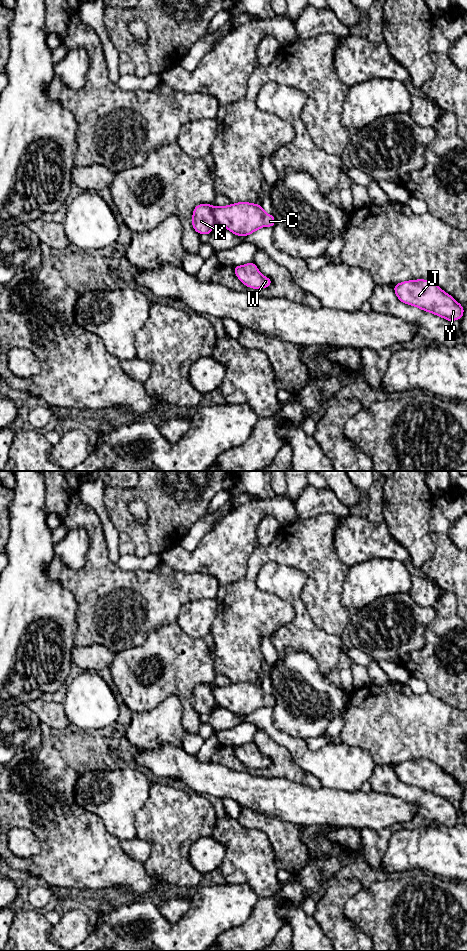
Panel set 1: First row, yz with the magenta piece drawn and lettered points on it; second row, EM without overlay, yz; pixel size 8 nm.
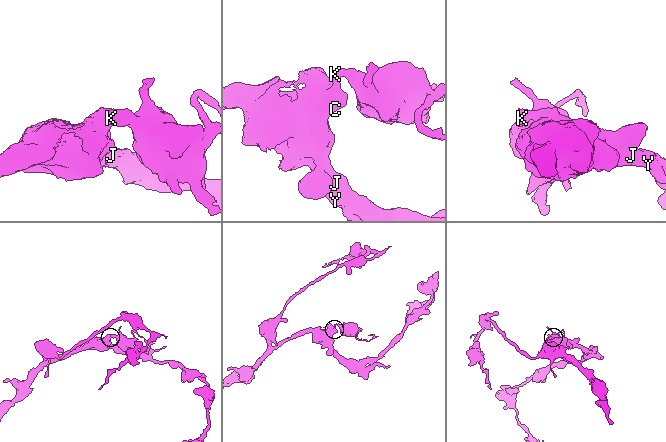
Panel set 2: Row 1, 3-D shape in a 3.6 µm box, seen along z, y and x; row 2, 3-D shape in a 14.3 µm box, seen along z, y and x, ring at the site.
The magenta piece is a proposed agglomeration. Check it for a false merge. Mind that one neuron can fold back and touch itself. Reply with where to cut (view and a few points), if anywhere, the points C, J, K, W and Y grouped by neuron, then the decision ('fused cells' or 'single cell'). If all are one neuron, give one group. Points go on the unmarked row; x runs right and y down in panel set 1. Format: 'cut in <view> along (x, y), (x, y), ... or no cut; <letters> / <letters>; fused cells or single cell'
cut in yz along (213, 687), (213, 698), (216, 703); C J W Y / K; fused cells

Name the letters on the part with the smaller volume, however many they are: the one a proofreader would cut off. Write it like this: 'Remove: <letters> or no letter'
Remove: K

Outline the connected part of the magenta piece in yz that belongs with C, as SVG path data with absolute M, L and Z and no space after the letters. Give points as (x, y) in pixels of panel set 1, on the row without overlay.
M239 682L227 686L215 686L213 696L217 705L238 716L247 716L256 710L275 705L273 695L267 694L260 684Z

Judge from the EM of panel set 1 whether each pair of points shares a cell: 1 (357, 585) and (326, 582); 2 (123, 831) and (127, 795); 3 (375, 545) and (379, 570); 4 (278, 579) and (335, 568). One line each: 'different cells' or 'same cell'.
1: different cells
2: same cell
3: different cells
4: different cells

